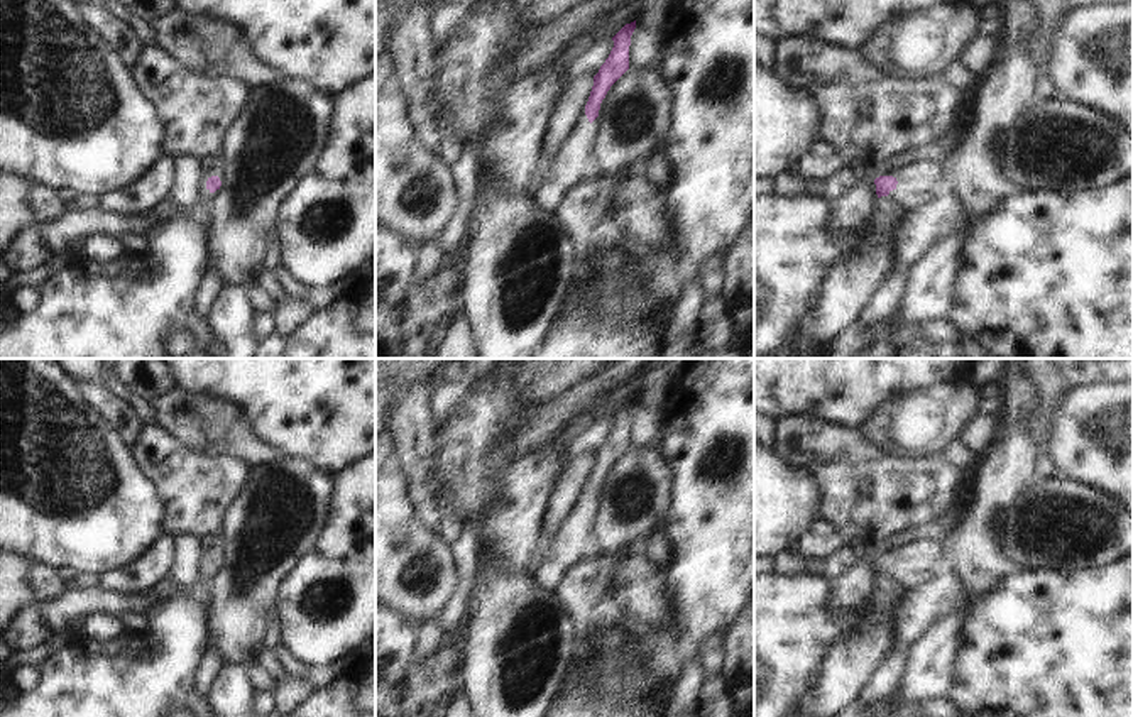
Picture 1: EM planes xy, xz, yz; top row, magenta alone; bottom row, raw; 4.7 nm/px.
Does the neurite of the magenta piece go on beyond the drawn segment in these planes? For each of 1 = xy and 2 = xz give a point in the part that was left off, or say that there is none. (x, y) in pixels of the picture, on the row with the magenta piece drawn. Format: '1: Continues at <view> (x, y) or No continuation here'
1: Continues at xy (205, 195)
2: Continues at xz (572, 163)

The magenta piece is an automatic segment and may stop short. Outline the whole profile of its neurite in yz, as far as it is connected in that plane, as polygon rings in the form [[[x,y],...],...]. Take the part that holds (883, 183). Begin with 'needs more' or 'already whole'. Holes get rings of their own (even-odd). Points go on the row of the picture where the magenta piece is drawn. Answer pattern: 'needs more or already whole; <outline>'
needs more; [[[933,161],[903,166],[898,178],[879,176],[874,184],[878,198],[888,196],[906,210],[922,200],[949,191],[945,166]]]

